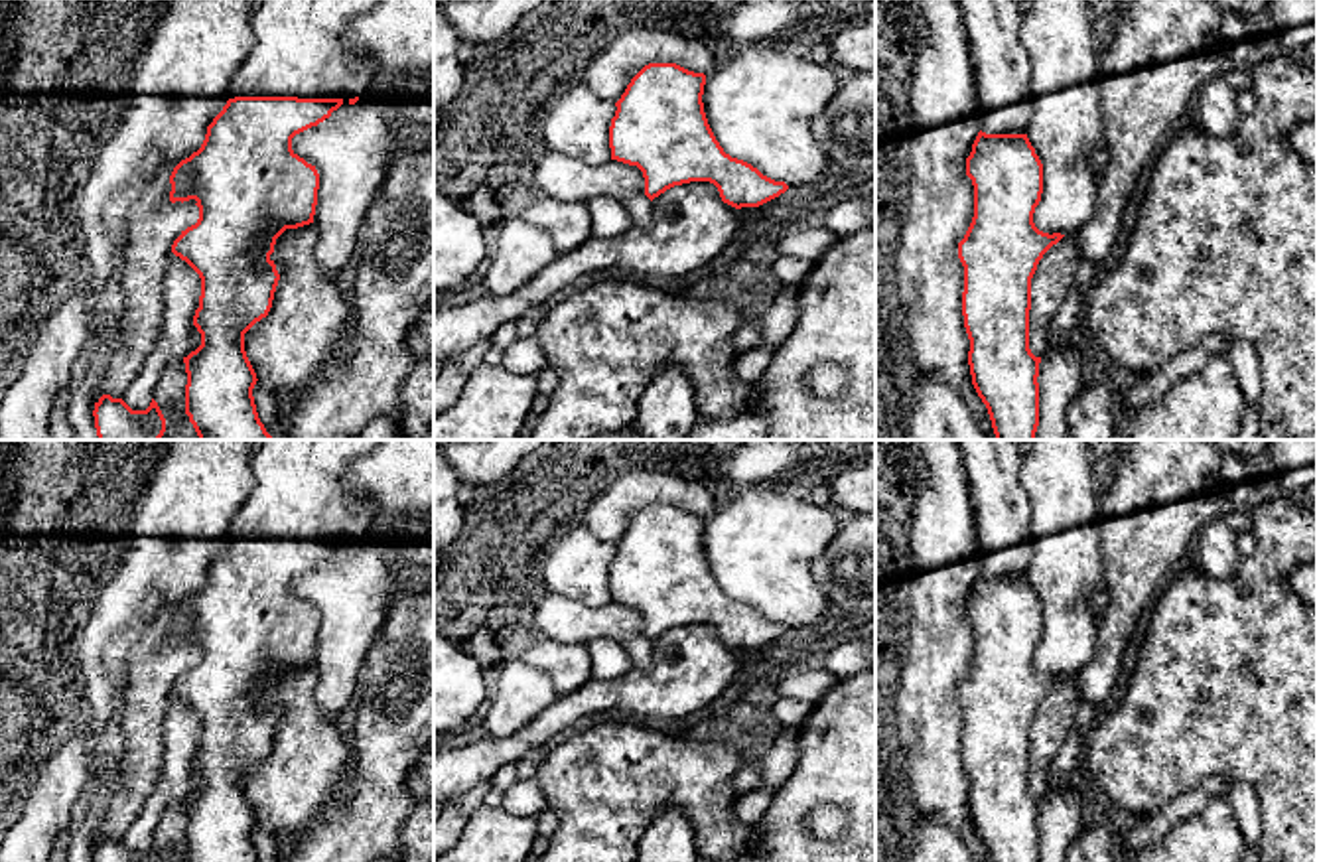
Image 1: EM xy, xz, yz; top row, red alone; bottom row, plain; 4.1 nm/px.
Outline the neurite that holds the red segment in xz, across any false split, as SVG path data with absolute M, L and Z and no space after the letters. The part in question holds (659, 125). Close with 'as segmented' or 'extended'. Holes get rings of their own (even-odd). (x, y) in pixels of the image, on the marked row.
M649 63L627 85L609 126L611 160L637 166L645 195L710 181L724 203L759 207L789 189L751 164L731 158L704 112L706 75L676 63Z | as segmented

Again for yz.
M980 130L966 158L966 176L974 185L974 217L958 243L958 258L964 266L962 316L970 339L972 385L988 408L996 440L1035 440L1041 357L1035 357L1029 349L1031 278L1043 254L1065 235L1043 233L1033 223L1033 213L1043 193L1043 164L1027 134L986 134Z | as segmented

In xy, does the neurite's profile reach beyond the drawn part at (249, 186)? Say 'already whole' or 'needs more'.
needs more

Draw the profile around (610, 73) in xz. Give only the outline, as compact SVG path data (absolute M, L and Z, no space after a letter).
M653 26L631 28L593 57L584 85L601 101L617 103L631 79L649 63L676 63L706 75L720 55L706 41L678 32Z

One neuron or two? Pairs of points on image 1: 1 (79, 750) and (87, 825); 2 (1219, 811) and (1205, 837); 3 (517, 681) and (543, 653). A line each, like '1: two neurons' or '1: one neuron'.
1: two neurons
2: one neuron
3: two neurons

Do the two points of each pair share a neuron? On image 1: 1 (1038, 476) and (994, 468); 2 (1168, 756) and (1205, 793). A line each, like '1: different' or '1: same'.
1: different
2: different

